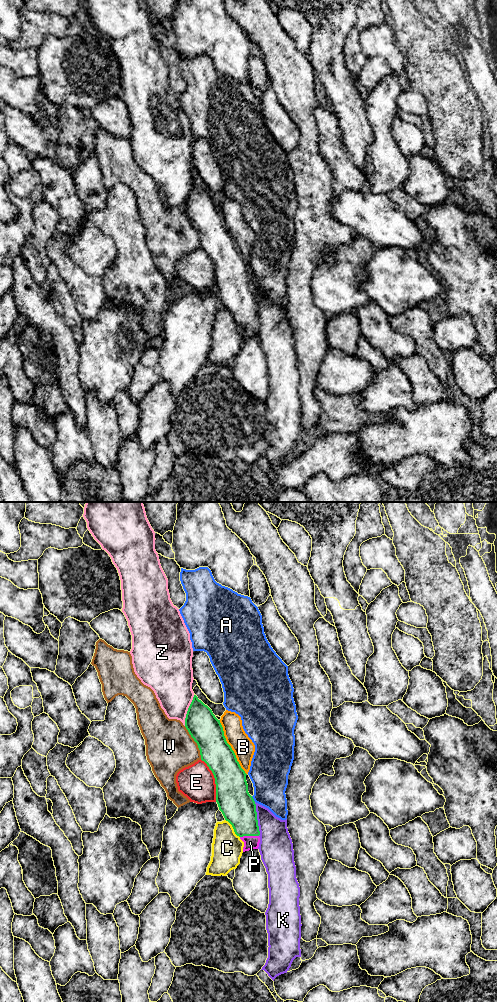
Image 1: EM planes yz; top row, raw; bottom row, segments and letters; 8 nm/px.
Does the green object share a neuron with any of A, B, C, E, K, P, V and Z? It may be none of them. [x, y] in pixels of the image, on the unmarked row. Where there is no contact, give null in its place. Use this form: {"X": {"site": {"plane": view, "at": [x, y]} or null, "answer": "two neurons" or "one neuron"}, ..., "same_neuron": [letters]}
{"A": {"site": {"plane": "yz", "at": [253, 287]}, "answer": "two neurons"}, "B": {"site": {"plane": "yz", "at": [230, 235]}, "answer": "two neurons"}, "C": {"site": {"plane": "yz", "at": [233, 316]}, "answer": "two neurons"}, "E": {"site": {"plane": "yz", "at": [215, 268]}, "answer": "two neurons"}, "K": {"site": {"plane": "yz", "at": [256, 307]}, "answer": "two neurons"}, "P": {"site": {"plane": "yz", "at": [249, 323]}, "answer": "one neuron"}, "V": {"site": {"plane": "yz", "at": [195, 229]}, "answer": "two neurons"}, "Z": {"site": {"plane": "yz", "at": [188, 198]}, "answer": "two neurons"}, "same_neuron": ["P"]}

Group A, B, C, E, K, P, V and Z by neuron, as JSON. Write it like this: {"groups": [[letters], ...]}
{"groups": [["A"], ["B"], ["C"], ["E"], ["K"], ["P"], ["V"], ["Z"]]}

